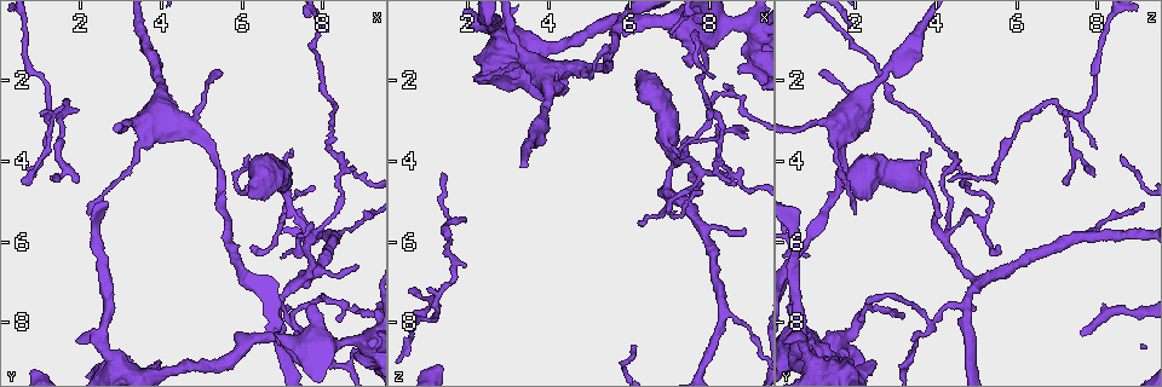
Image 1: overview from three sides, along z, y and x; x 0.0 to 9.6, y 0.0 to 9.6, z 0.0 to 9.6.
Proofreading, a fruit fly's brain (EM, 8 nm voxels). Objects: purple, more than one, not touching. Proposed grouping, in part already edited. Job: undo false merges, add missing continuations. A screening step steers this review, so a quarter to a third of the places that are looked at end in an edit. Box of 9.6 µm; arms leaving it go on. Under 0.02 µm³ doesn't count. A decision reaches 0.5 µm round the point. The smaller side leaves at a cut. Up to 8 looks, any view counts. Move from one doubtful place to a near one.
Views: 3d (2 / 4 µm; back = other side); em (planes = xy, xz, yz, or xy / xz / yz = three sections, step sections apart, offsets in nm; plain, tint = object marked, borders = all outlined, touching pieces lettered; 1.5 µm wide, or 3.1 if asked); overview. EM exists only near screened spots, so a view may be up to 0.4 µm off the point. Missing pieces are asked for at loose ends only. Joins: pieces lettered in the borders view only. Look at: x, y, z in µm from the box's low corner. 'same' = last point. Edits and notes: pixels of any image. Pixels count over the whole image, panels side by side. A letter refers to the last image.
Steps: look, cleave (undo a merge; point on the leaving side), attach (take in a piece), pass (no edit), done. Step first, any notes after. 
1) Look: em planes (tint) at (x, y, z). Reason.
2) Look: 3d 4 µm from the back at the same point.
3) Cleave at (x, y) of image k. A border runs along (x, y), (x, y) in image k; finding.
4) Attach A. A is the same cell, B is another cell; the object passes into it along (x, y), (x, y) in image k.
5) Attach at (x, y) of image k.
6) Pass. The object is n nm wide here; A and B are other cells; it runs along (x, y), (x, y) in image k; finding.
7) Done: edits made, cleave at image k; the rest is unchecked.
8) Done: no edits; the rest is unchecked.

Look: em yz step 8 (borders) at (1.45, 4.55, 4.35). Tapers out.

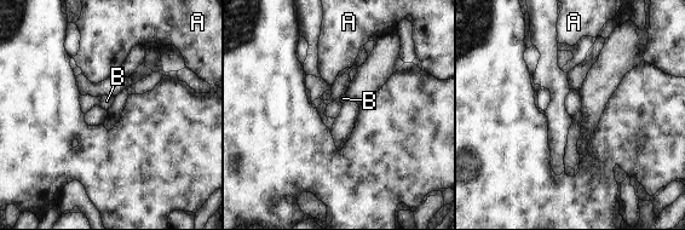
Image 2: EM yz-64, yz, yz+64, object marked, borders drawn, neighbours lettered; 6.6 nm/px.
Look: em planes (borders) at the same point. Another direction.

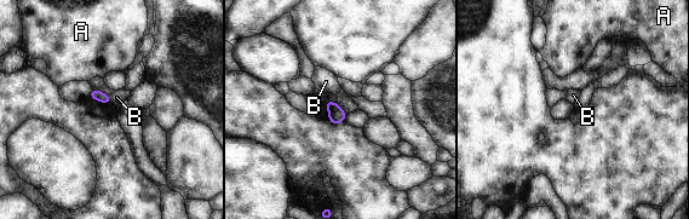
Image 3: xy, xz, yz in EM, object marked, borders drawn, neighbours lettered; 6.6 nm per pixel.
Pass. A and B are other cells; a border runs along (92, 88), (107, 93), (112, 102) in image 3; none of them fits.

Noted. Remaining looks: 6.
Look: 3d 2 µm at (8.10, 0.85, 1.90). An open end.

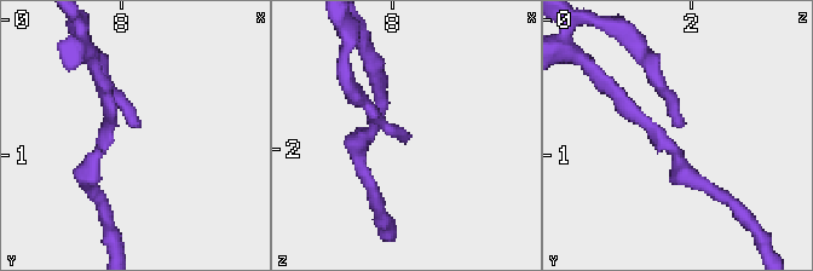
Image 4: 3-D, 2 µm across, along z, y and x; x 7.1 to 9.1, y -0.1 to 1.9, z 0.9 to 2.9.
Look: em planes (plain) at (8.10, 0.80, 1.96). Need the tissue.

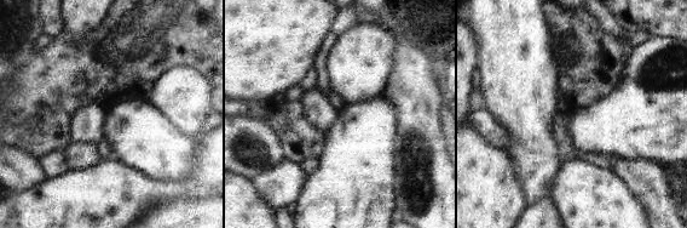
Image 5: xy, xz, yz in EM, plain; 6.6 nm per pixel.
Look: em planes (borders) at the same point. See the neighbours.

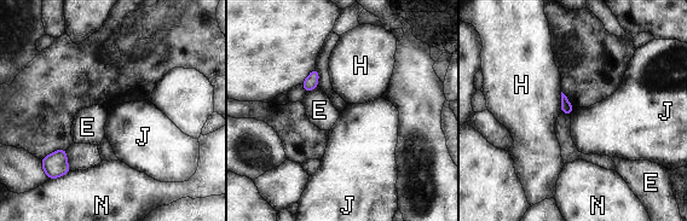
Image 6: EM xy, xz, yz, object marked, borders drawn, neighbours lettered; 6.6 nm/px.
Pass. E, H, J and N are other cells; none of them fits.

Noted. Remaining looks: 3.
Look: 3d 2 µm at (5.50, 1.80, 1.15). Thin end.

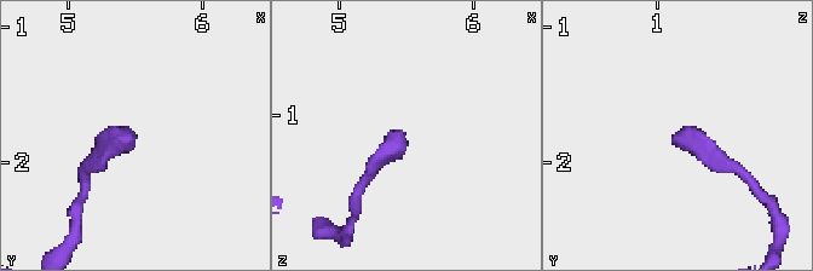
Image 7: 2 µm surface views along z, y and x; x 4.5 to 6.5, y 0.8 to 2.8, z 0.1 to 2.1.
Look: em planes (borders) at (5.50, 1.84, 1.14). Now the EM.

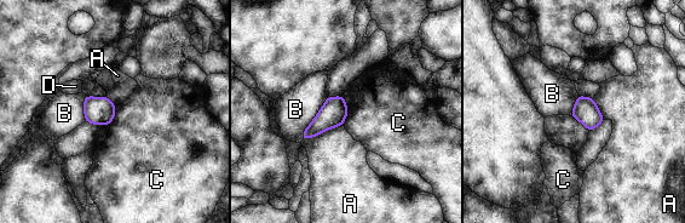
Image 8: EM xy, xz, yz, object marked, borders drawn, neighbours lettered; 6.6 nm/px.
Pass. The object is 180 nm wide here; the longest contact is with B, 340 nm; A, B, C and D are other cells; no lettered piece goes on from it.

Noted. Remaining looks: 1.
Done: no edits; the rest is unchecked.

